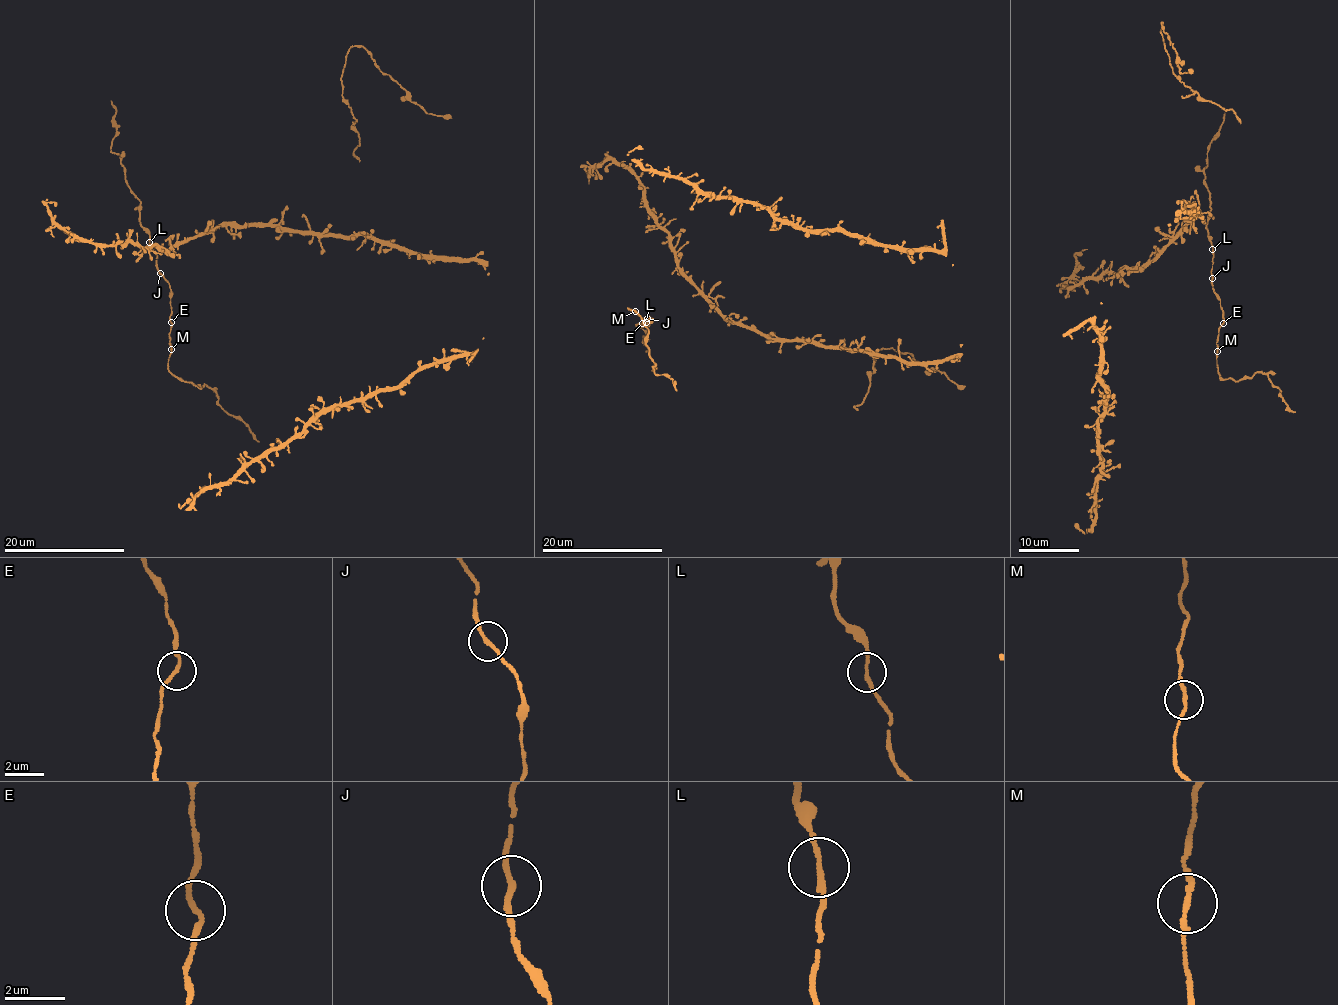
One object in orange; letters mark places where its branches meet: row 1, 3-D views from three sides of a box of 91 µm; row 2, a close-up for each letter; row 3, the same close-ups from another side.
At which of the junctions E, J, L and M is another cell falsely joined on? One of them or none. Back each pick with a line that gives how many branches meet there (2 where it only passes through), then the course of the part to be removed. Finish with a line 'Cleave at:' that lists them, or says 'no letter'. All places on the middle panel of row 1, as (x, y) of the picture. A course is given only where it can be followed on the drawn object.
Cleave at: no letter

